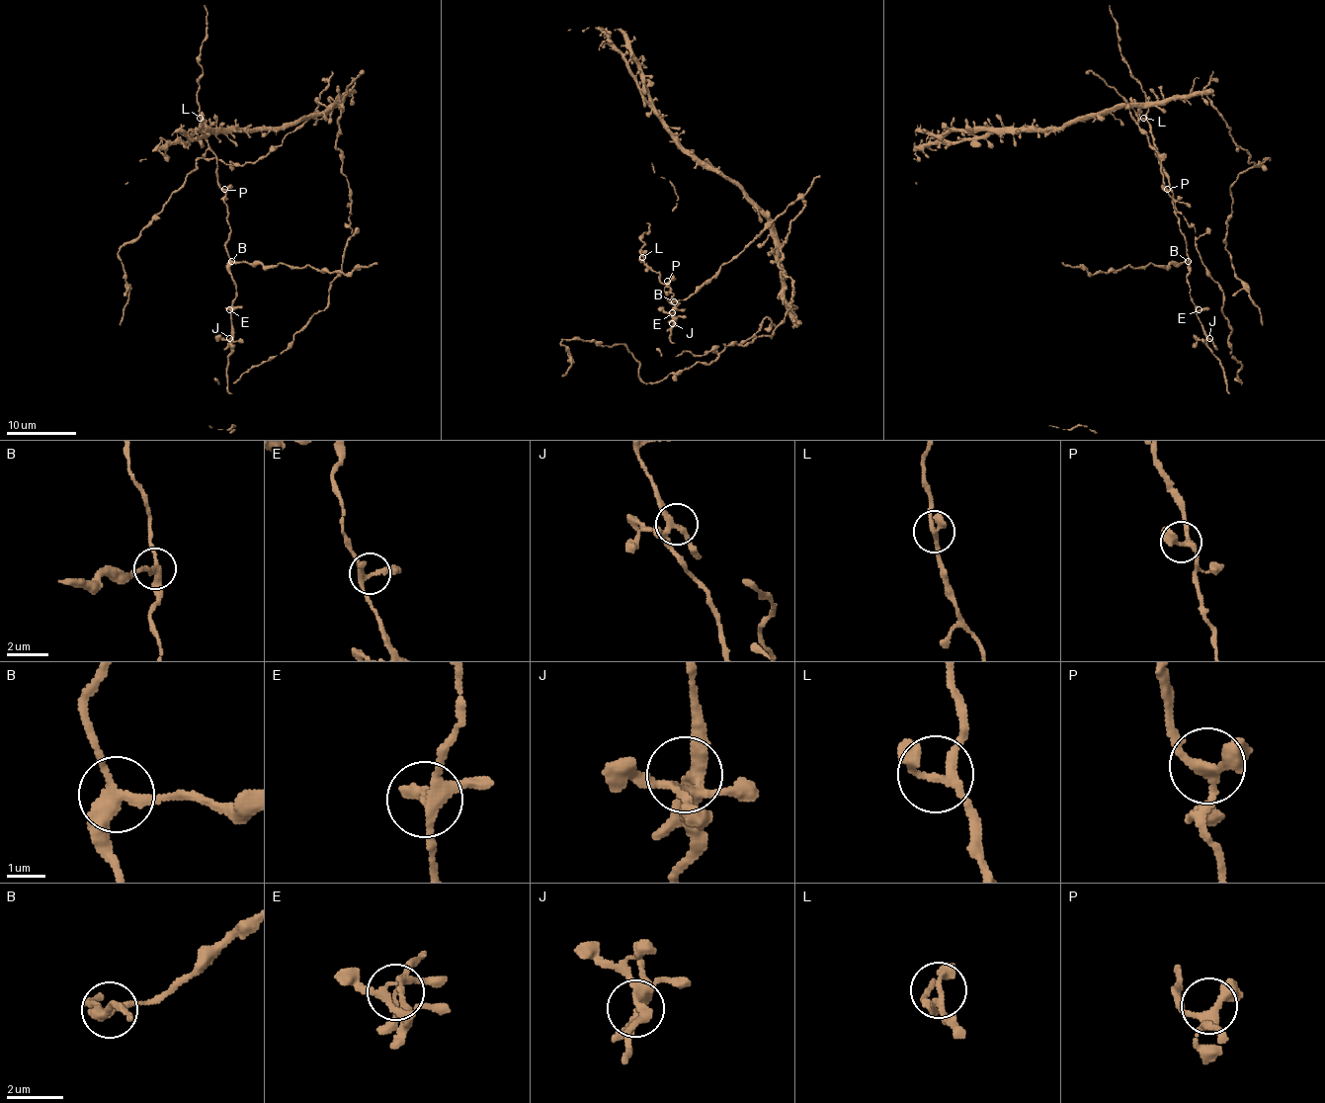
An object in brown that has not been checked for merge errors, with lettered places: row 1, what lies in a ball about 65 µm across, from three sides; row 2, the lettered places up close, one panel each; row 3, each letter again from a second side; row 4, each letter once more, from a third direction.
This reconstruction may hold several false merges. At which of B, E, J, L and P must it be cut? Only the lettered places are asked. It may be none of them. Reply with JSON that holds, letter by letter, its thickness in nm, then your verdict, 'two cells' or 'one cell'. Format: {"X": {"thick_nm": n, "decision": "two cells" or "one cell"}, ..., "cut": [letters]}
{"B": {"thick_nm": 280, "decision": "two cells"}, "E": {"thick_nm": 240, "decision": "one cell"}, "J": {"thick_nm": 280, "decision": "one cell"}, "L": {"thick_nm": 190, "decision": "one cell"}, "P": {"thick_nm": 280, "decision": "one cell"}, "cut": ["B"]}

